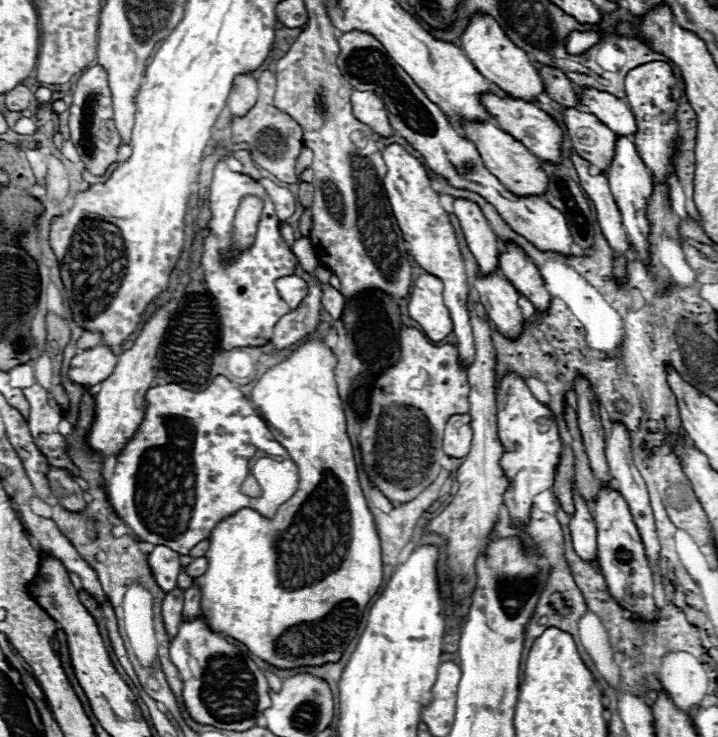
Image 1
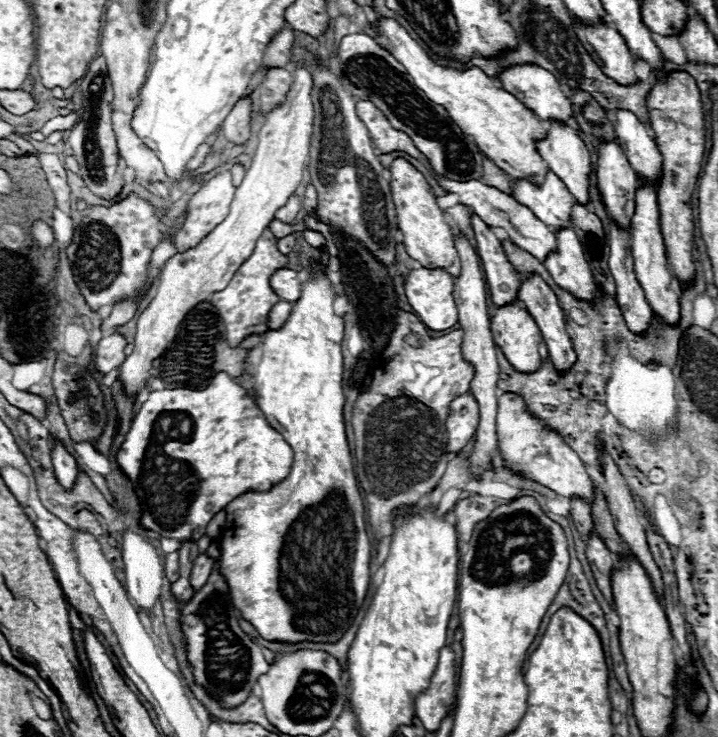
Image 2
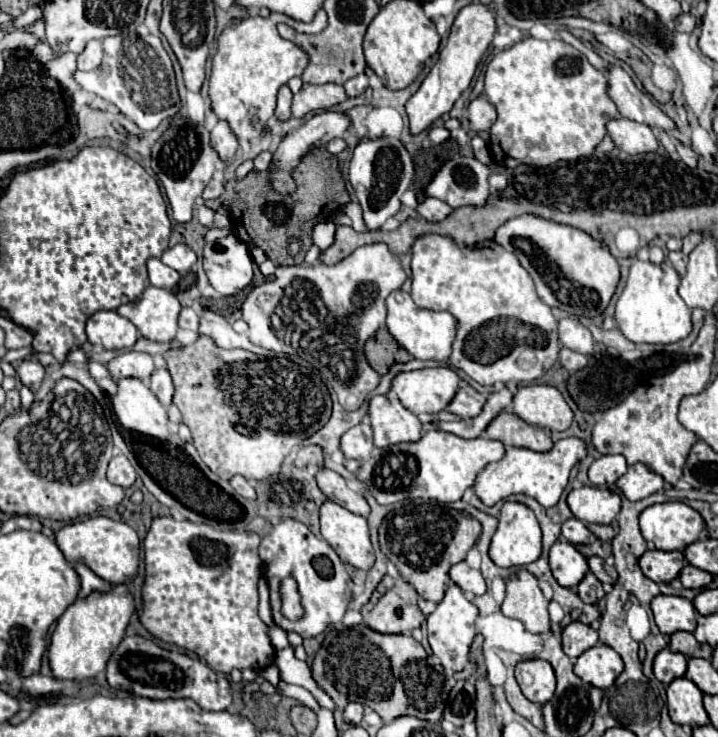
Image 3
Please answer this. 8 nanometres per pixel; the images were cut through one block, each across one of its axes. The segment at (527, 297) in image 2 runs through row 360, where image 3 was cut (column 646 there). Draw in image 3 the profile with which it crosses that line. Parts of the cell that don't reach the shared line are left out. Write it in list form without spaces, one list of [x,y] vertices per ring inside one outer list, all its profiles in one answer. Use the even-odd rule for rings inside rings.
[[[648,550],[640,558],[640,568],[642,572],[654,580],[654,582],[672,582],[678,578],[680,570],[684,566],[684,554],[674,550],[674,552],[664,552],[664,550]]]

